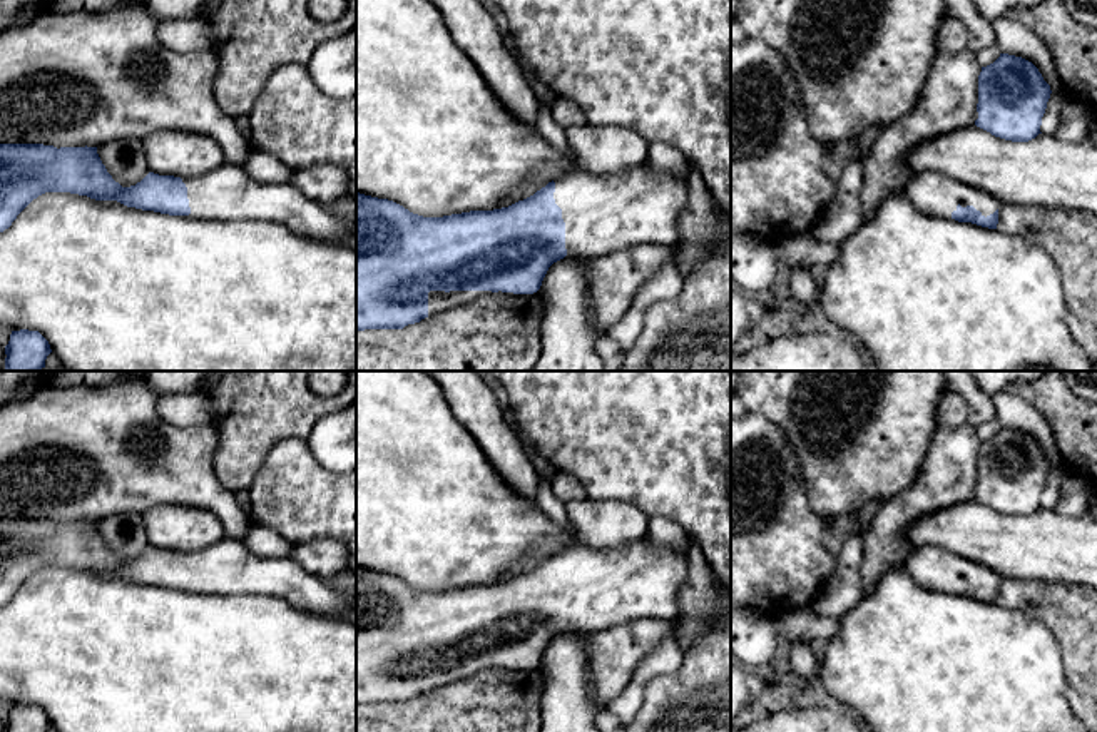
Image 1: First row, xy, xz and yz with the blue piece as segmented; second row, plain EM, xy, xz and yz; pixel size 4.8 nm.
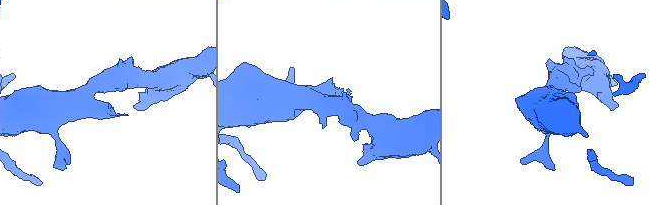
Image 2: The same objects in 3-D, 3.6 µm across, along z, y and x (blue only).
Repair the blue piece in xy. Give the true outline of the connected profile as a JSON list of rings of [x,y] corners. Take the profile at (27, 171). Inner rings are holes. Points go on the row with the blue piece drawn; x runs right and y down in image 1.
[[[0,144],[0,232],[8,229],[17,216],[45,192],[70,192],[95,201],[117,201],[127,207],[194,219],[271,221],[316,241],[356,246],[356,234],[348,227],[348,221],[336,217],[293,184],[254,180],[241,165],[224,164],[207,174],[182,179],[149,172],[135,186],[122,187],[107,172],[97,147],[57,149],[43,144]]]

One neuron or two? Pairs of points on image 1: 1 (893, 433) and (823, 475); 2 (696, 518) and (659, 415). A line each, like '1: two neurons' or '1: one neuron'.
1: one neuron
2: one neuron

